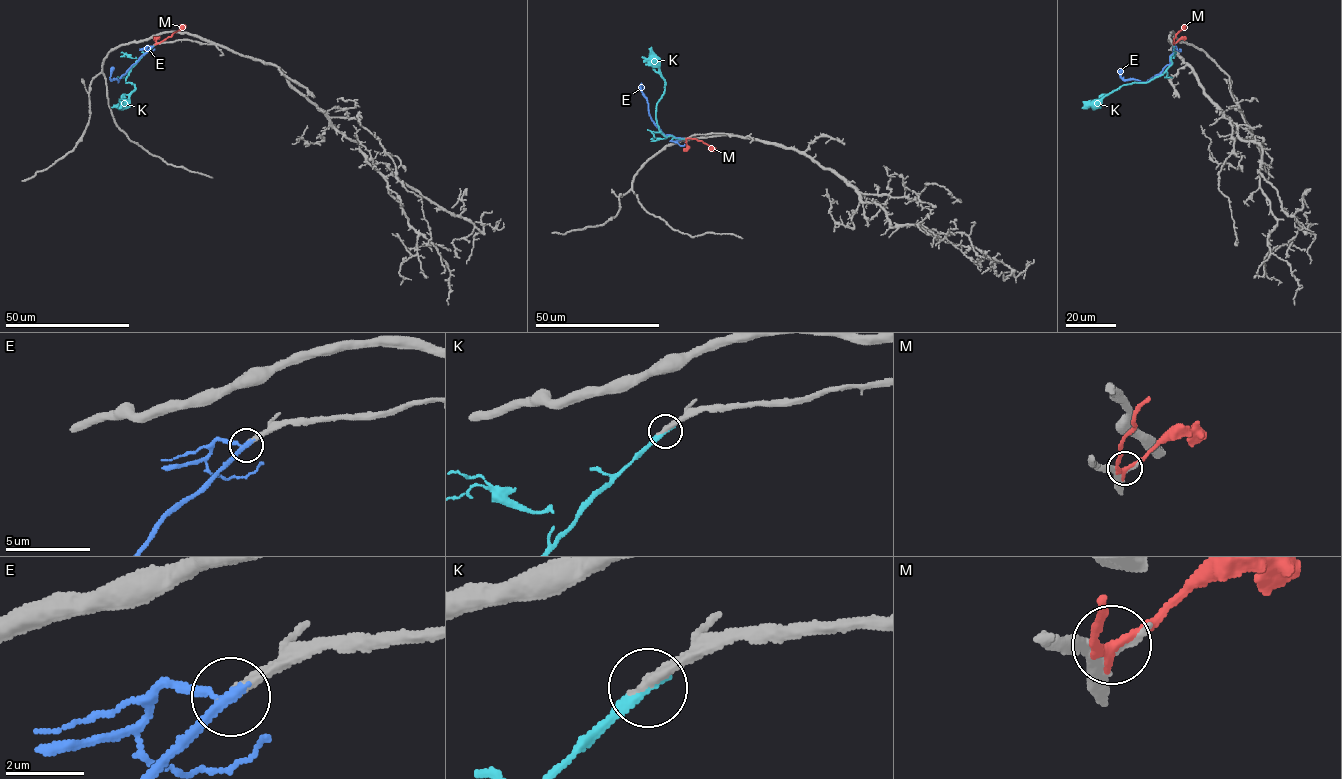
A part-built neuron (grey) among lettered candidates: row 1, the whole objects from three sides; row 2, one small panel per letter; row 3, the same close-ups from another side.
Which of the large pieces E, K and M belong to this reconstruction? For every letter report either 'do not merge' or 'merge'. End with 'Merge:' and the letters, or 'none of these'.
E: merge
K: do not merge
M: do not merge
Merge: E

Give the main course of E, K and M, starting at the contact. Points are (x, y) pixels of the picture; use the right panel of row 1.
E: (1173, 46), (1170, 63), (1146, 81), (1123, 79), (1120, 70), (1124, 67)
K: (1173, 46), (1171, 64), (1161, 75), (1147, 82), (1121, 85), (1082, 108)
M: (1174, 43), (1183, 25)

